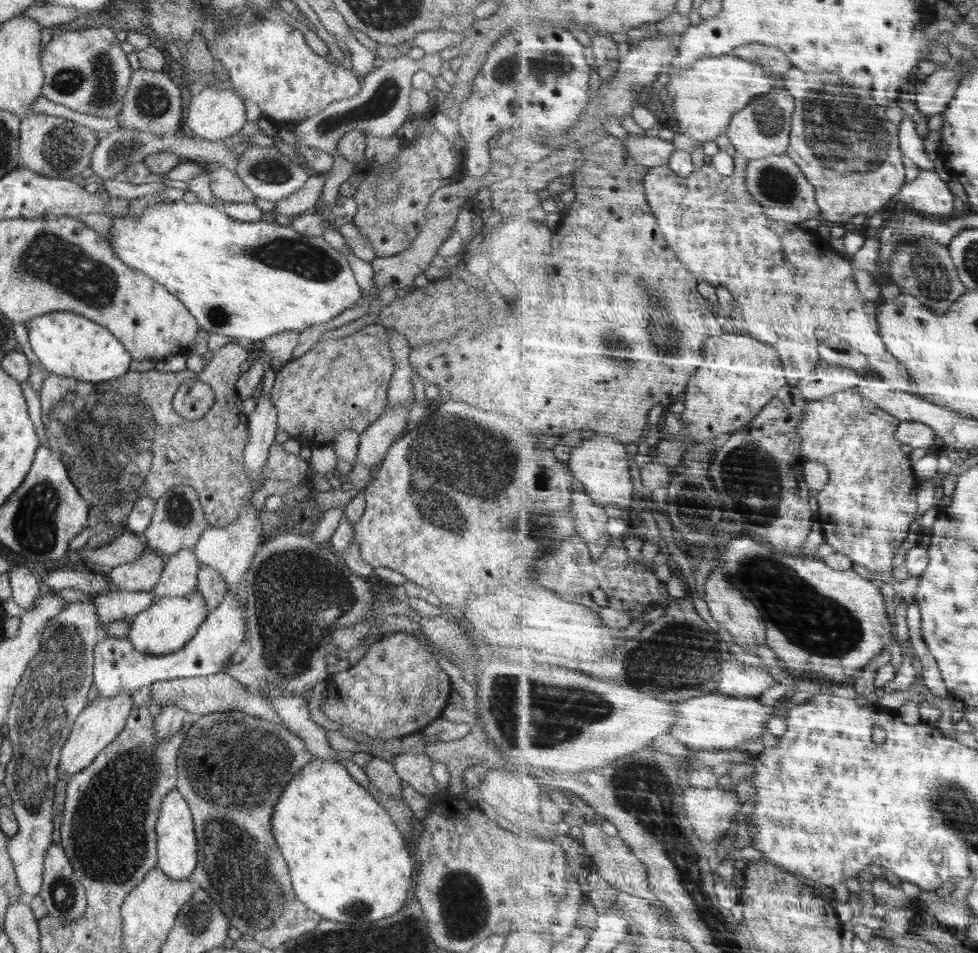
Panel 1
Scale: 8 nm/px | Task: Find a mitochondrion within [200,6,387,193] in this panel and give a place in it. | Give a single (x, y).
(271, 171)

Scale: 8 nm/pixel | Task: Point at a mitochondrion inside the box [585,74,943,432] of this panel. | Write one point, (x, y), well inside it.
(848, 137)

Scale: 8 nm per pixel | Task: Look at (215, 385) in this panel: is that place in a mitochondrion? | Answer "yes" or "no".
no

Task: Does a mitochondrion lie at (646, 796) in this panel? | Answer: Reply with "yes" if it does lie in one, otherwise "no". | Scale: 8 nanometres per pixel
yes

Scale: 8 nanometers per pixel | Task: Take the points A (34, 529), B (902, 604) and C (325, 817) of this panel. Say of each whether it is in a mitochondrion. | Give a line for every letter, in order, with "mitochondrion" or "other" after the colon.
A: mitochondrion
B: other
C: other

